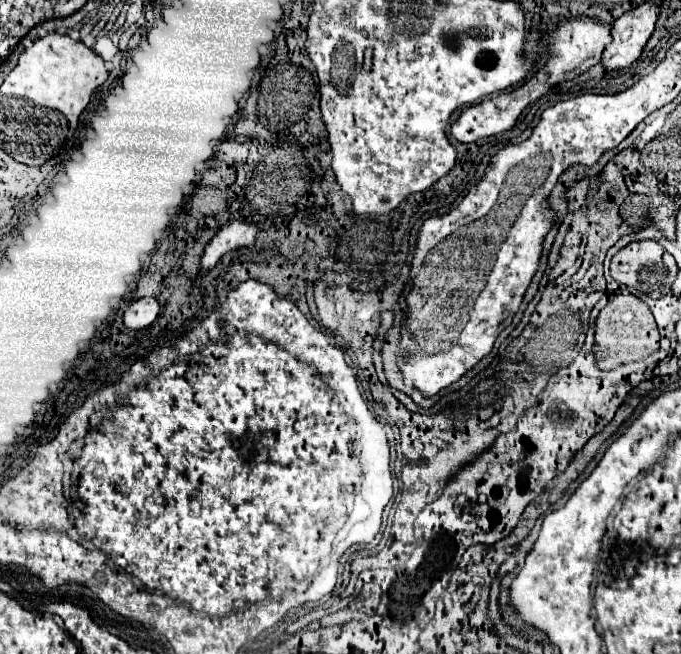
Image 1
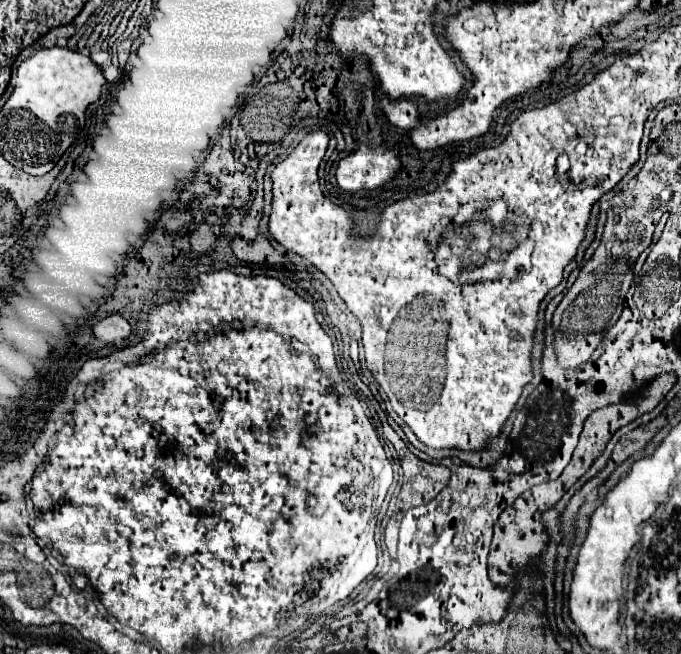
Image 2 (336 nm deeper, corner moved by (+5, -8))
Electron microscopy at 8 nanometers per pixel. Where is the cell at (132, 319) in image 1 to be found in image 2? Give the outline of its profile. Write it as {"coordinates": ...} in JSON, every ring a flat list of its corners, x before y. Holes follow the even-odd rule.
{"coordinates":[[110,314,92,326,92,334,104,342,124,340,130,334,130,324,120,314]]}

